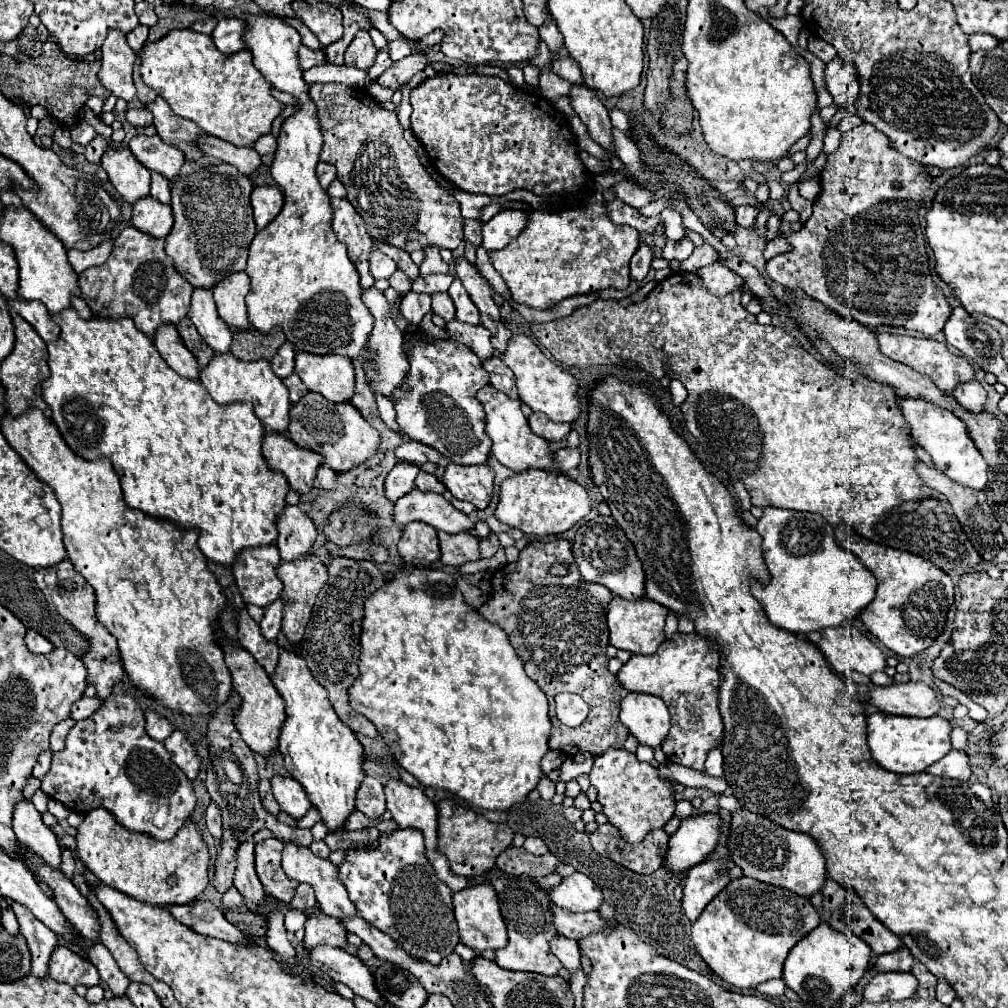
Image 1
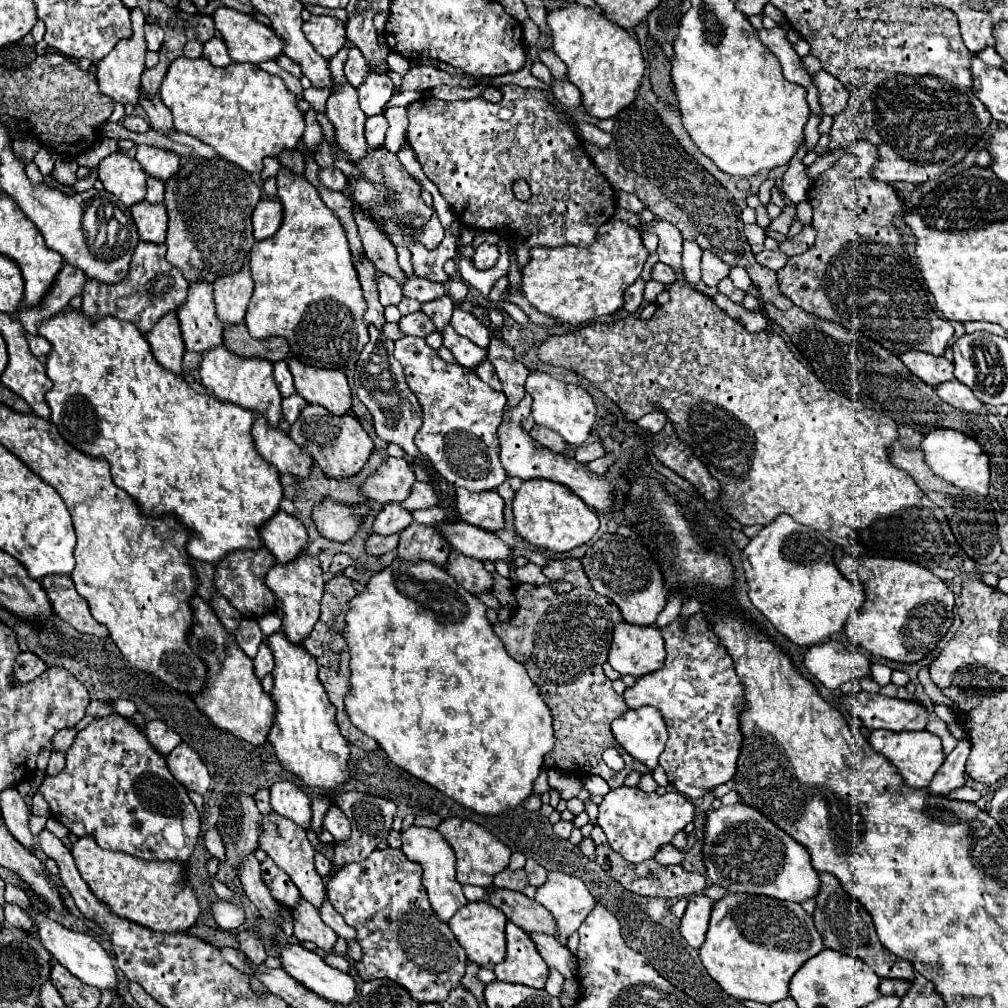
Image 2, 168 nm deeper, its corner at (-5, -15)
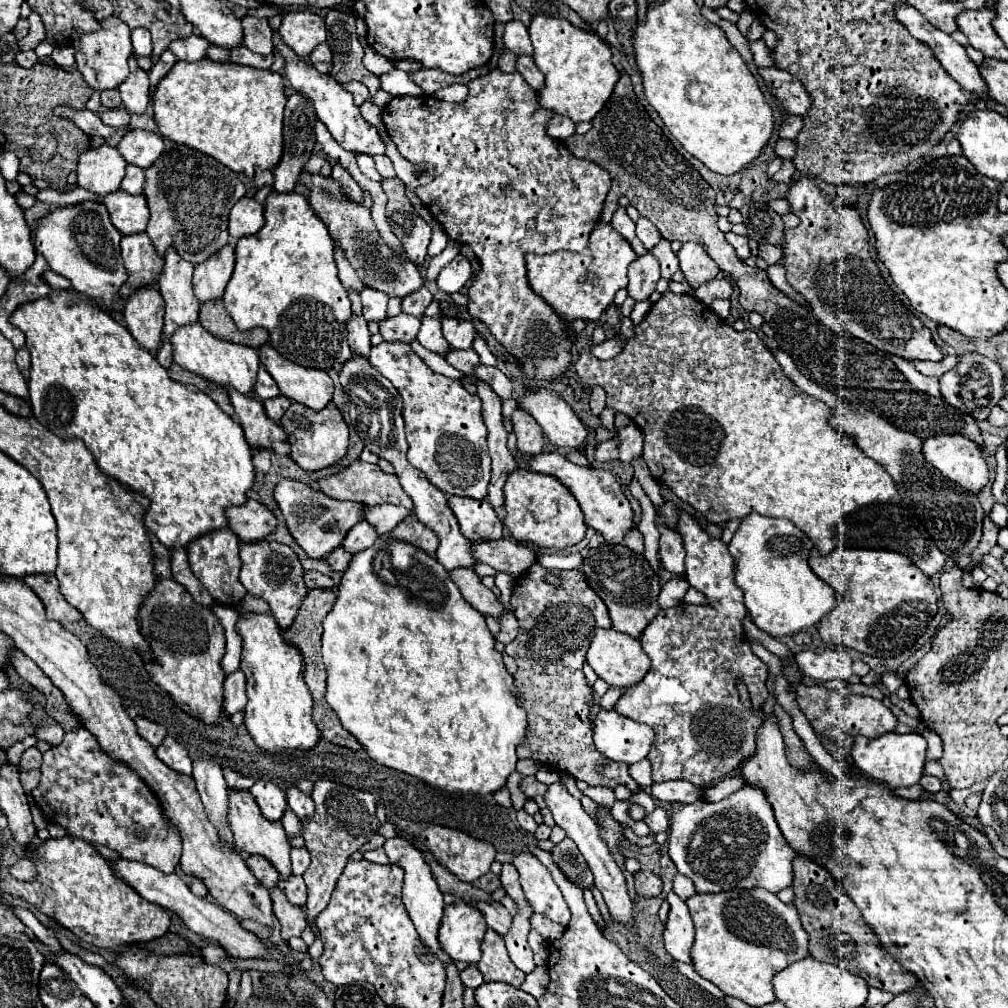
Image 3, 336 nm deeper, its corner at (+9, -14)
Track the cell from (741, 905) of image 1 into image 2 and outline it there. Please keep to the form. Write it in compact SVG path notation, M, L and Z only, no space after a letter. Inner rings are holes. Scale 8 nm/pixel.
M727 893L723 899L715 901L713 905L709 931L707 931L705 943L699 949L699 957L707 973L721 985L723 991L727 991L727 995L741 1001L751 999L751 1001L771 1005L789 995L791 977L807 959L811 959L823 949L825 945L821 941L819 931L813 925L813 917L805 913L801 905L789 903L789 901L777 901L777 899L761 897L761 895Z

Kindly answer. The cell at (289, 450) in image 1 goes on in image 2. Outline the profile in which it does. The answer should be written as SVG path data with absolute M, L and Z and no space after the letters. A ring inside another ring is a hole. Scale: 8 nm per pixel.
M257 415L253 423L253 441L257 453L271 463L279 475L291 475L295 479L307 479L307 475L311 475L313 459L291 443L287 433L269 427L261 415Z

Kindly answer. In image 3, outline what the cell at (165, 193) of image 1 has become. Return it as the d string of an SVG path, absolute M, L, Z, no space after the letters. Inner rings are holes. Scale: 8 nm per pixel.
M129 164L125 170L125 178L121 182L121 190L129 192L129 194L141 194L143 192L143 184L145 184L145 170Z

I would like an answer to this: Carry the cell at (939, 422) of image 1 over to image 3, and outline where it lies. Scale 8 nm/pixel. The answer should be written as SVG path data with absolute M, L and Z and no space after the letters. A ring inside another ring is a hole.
M959 434L931 436L923 444L923 456L931 466L943 472L943 476L947 476L949 480L953 480L955 484L963 486L969 492L979 492L989 482L989 466L987 466L985 452L981 450L979 444L975 444L965 436L959 436Z

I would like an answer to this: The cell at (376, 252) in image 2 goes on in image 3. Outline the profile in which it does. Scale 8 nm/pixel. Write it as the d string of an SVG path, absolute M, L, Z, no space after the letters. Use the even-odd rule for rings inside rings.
M335 164L331 176L333 176L333 180L337 180L337 182L343 186L345 194L347 194L351 200L363 202L363 192L361 192L361 188L357 186L357 182L351 178L351 174L347 174L347 170L343 170L339 164Z

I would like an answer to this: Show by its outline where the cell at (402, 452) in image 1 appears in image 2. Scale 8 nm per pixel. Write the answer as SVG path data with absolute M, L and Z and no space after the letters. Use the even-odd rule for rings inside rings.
M389 457L375 475L371 475L363 487L361 493L377 503L387 501L403 501L409 497L412 485L417 481L413 467L405 459Z

